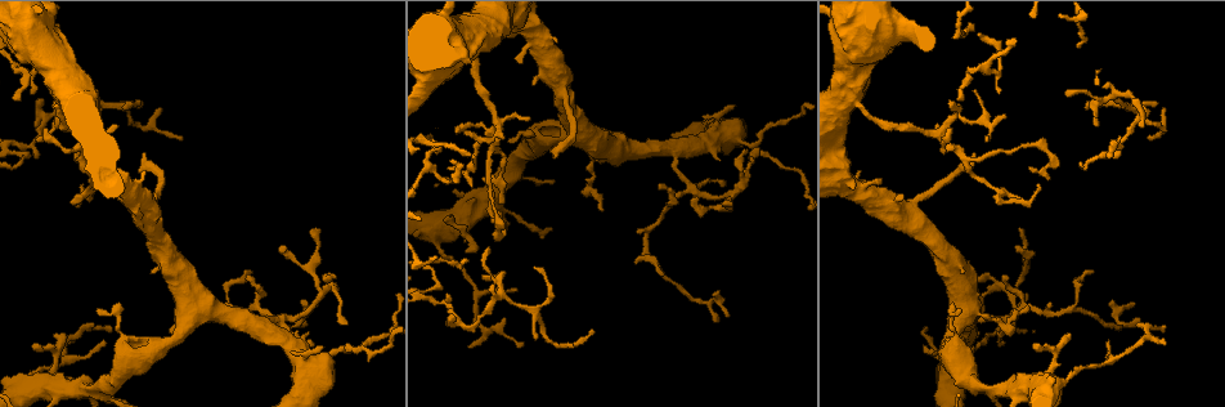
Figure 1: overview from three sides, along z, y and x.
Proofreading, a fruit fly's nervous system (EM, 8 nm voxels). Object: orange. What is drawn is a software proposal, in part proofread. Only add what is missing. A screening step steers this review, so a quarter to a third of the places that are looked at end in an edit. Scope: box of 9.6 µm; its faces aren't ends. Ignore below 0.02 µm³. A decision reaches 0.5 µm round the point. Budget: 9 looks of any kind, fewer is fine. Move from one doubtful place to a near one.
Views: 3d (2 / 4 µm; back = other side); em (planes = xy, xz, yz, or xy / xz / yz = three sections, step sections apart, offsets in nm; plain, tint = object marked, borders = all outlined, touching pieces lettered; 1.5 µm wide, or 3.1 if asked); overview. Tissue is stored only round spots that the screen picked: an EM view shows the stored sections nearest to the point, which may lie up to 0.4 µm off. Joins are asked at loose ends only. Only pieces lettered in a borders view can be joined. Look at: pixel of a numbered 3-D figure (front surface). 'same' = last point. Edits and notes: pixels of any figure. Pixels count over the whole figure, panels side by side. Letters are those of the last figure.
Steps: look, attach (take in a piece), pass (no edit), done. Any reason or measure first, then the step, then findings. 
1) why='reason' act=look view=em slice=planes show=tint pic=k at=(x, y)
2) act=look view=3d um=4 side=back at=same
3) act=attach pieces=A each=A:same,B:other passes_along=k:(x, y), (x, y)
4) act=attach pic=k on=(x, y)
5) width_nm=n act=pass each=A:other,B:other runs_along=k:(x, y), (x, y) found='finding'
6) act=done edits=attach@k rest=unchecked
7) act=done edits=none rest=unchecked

act=look view=em slice=planes show=borders pic=1 at=(345, 323)

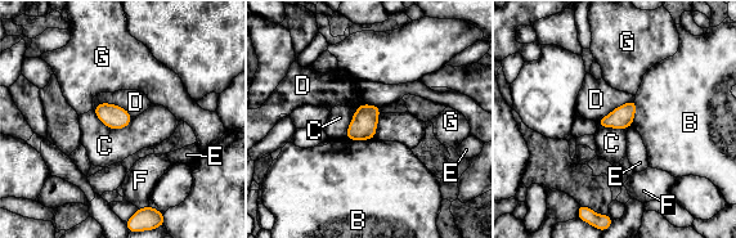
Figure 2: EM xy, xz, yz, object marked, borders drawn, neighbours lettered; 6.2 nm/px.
act=pass each=B:other,C:other,D:other,E:other,F:other,G:other found='no lettered piece goes on from it'

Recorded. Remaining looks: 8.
why='tapers out' act=look view=3d um=4 pic=1 at=(1108, 341)

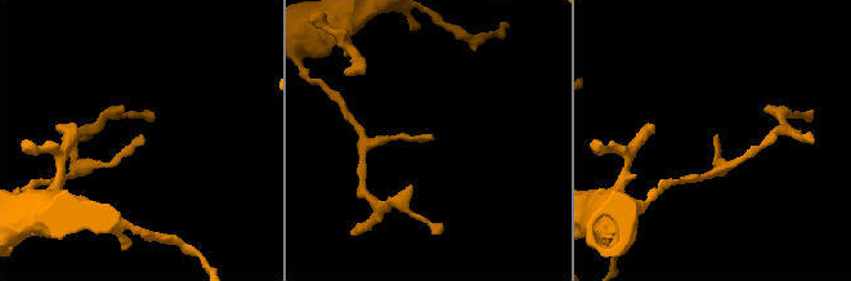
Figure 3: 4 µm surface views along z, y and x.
act=look view=em slice=planes show=borders pic=3 at=(430, 134)

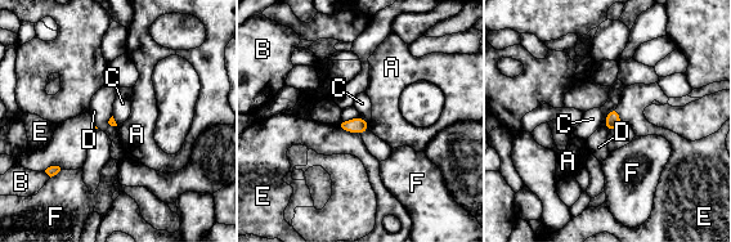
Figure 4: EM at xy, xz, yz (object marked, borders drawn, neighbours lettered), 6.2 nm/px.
longest_contact=E:160nm act=pass each=A:other,B:other,C:other,D:other,E:other,F:other found='no lettered piece goes on from it'

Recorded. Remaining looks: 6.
why='an open end' act=look view=em slice=planes show=borders pic=1 at=(950, 101)

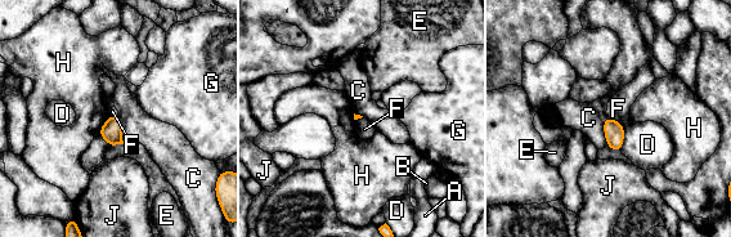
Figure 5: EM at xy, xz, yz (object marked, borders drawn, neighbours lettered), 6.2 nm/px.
act=pass each=A:other,B:other,C:other,D:other,E:other,F:other,G:other,H:other,J:other border=5:(606, 115), (623, 125) found='none of them fits'

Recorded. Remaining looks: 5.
why='thin end' act=look view=em um=3.1 slice=planes show=plain pic=1 at=(450, 161)

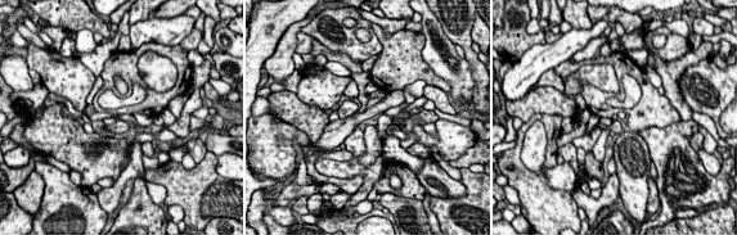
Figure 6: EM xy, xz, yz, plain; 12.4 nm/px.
why='see the neighbours' act=look view=em um=3.1 slice=planes show=borders at=same

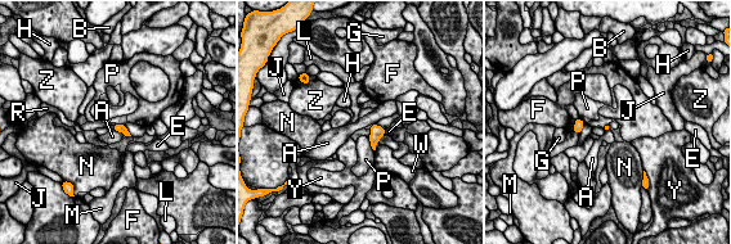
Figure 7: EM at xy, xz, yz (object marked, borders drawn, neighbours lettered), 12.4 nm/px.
act=pass each=A:other,B:other,E:other,F:other,G:other,H:other,J:other,L:other,M:other,N:other,P:other,R:other,W:other,Y:other,Z:other border=7:(368, 139), (370, 147), (373, 150) found='none of them fits'

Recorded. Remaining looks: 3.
act=done edits=none rest=unchecked

